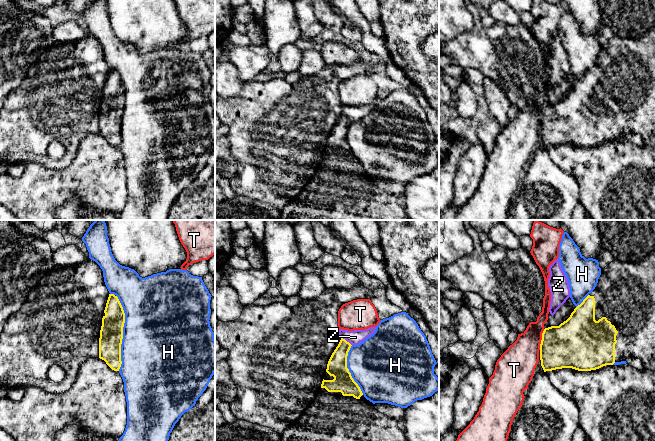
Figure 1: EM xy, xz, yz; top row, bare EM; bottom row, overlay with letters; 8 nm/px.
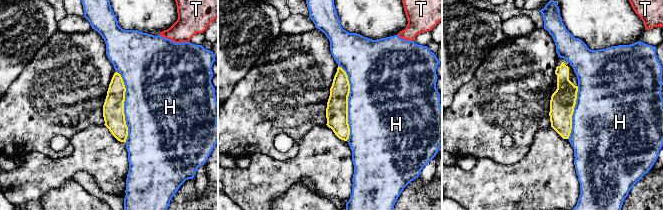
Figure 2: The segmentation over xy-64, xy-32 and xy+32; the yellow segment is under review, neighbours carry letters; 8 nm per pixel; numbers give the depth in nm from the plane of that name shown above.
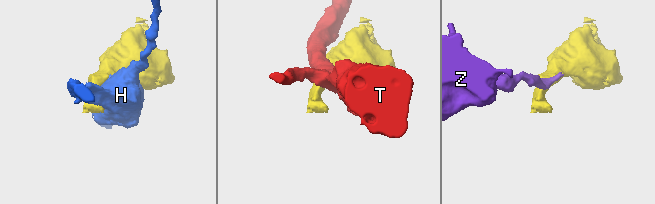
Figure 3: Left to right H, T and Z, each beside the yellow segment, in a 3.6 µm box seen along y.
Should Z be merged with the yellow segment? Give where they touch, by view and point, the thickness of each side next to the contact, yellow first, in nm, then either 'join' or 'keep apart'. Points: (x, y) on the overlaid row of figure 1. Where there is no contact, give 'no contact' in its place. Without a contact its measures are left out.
xz (345, 340) | 160/120 nm | keep apart

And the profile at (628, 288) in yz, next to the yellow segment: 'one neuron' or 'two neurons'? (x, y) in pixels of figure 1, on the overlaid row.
one neuron

